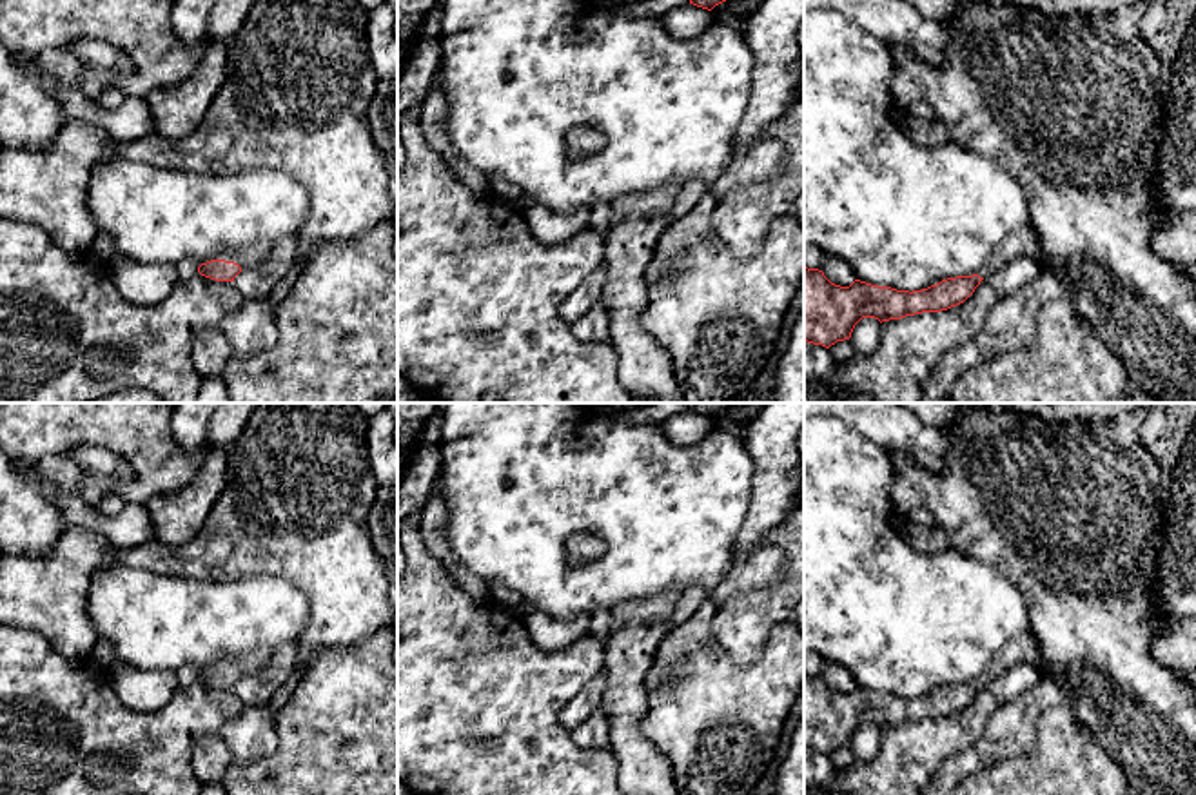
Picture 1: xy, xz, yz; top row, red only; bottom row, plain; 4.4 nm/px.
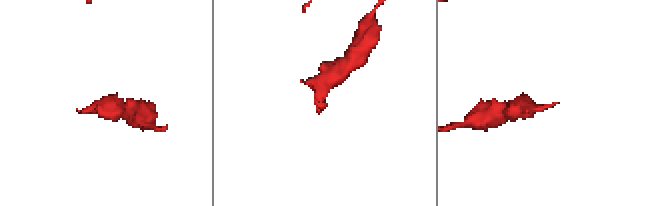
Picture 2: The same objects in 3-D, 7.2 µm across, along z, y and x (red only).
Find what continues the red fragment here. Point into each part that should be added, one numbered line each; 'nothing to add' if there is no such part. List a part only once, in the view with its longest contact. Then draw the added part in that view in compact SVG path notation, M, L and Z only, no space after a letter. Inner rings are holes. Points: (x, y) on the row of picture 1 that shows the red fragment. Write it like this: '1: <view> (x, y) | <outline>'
1: xy (258, 253) | M254 241L247 249L240 249L240 250L227 249L227 250L220 252L214 260L234 261L241 269L247 269L247 267L258 267L258 265L265 263L269 260L269 254L270 254L270 243Z

